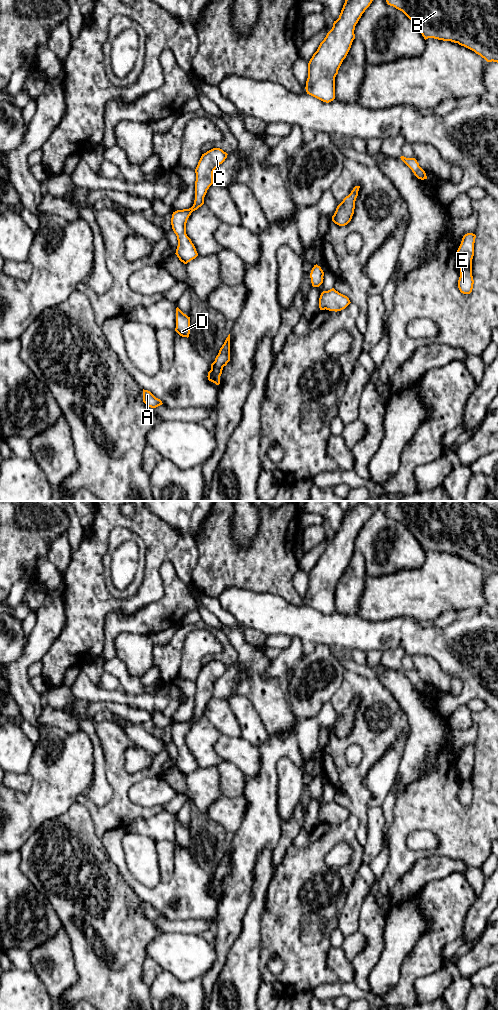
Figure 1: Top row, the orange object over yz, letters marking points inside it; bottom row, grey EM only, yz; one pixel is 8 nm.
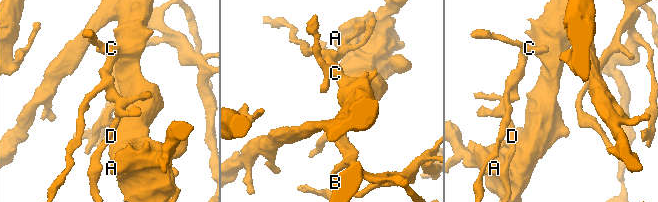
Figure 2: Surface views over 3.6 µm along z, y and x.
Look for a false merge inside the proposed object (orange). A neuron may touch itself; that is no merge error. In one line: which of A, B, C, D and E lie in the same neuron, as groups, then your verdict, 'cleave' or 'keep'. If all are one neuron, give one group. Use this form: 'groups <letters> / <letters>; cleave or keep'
groups A B C D E; keep

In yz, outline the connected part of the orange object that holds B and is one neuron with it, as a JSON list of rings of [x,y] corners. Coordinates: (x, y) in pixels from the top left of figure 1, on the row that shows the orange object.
[[[386,0],[402,11],[424,39],[451,41],[498,63],[498,0]]]

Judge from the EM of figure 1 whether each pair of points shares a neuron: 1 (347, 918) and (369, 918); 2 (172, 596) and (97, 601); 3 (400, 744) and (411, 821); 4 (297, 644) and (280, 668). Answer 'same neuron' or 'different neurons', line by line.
1: different neurons
2: different neurons
3: different neurons
4: same neuron

